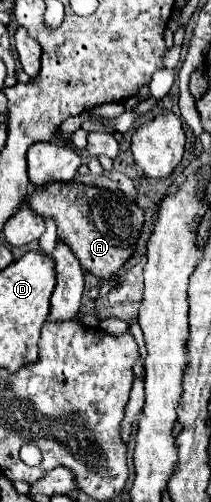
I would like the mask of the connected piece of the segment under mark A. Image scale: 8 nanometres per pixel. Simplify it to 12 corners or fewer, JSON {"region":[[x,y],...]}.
{"region":[[85,183],[35,189],[81,267],[113,279],[143,211]]}

